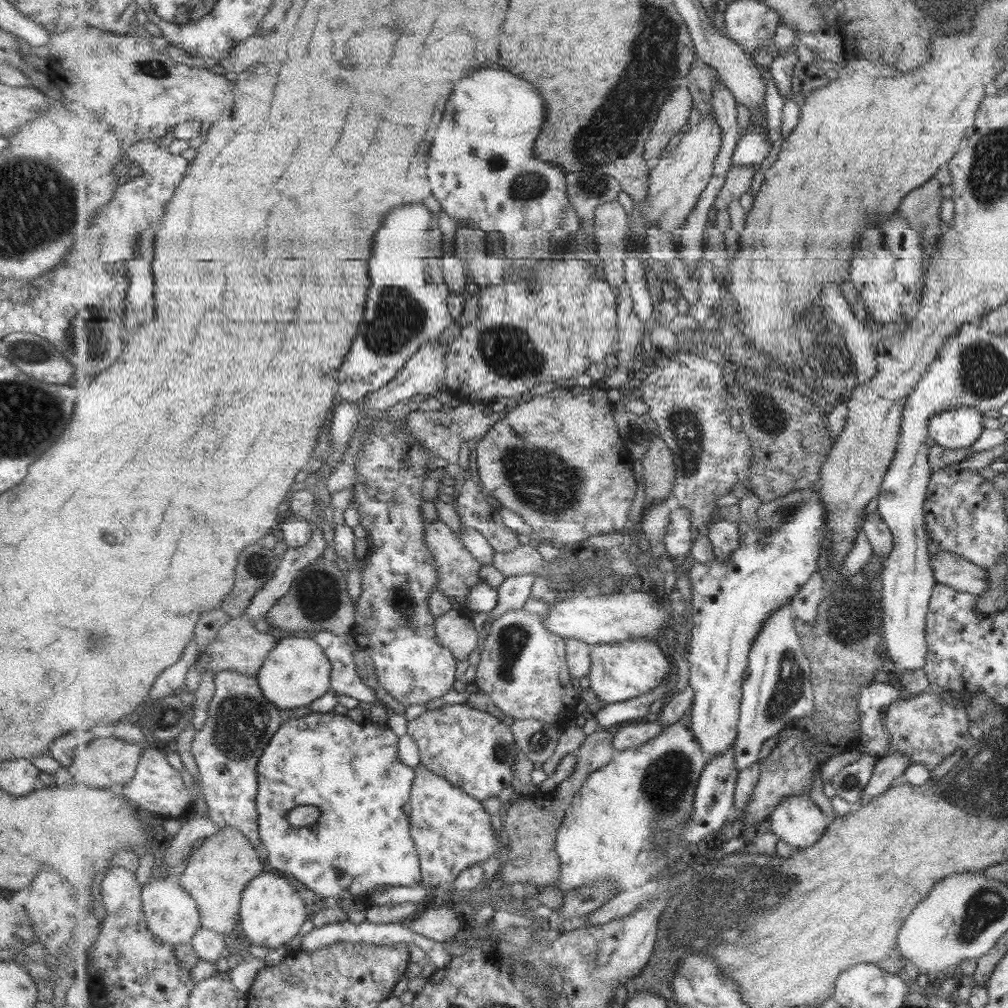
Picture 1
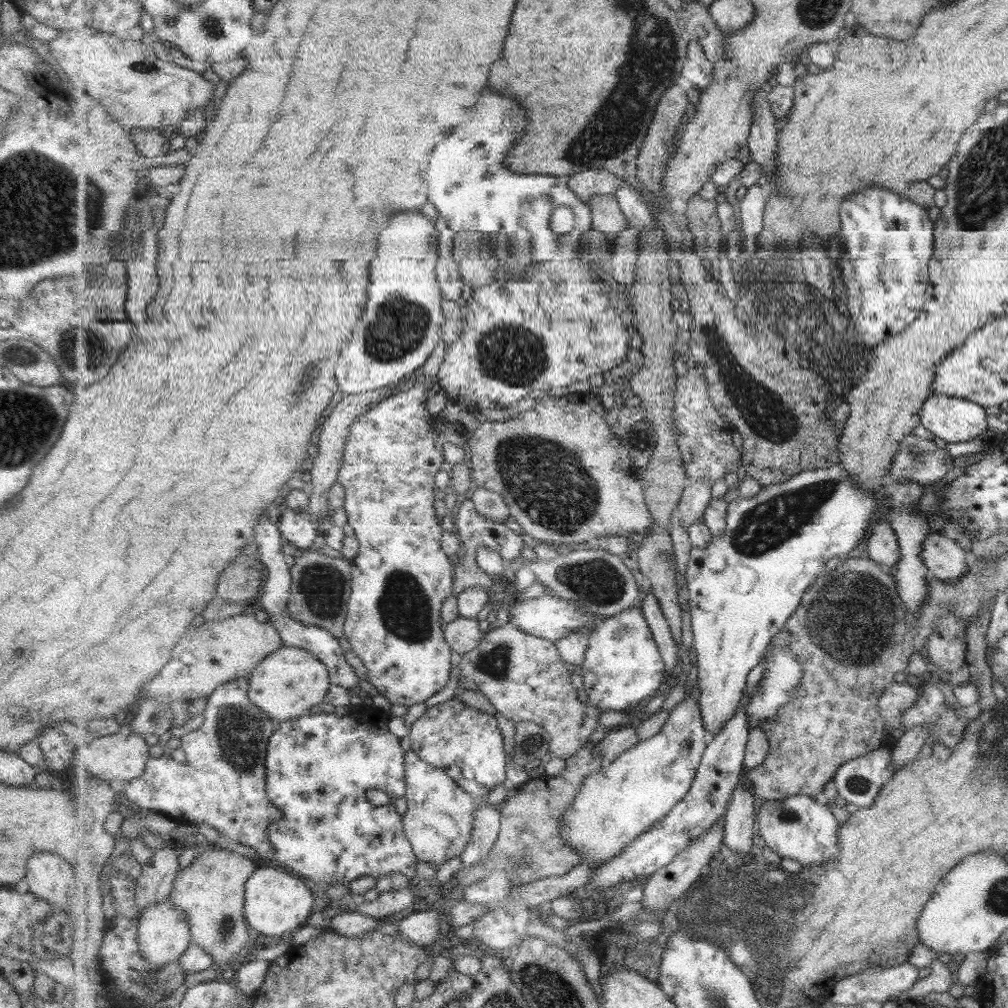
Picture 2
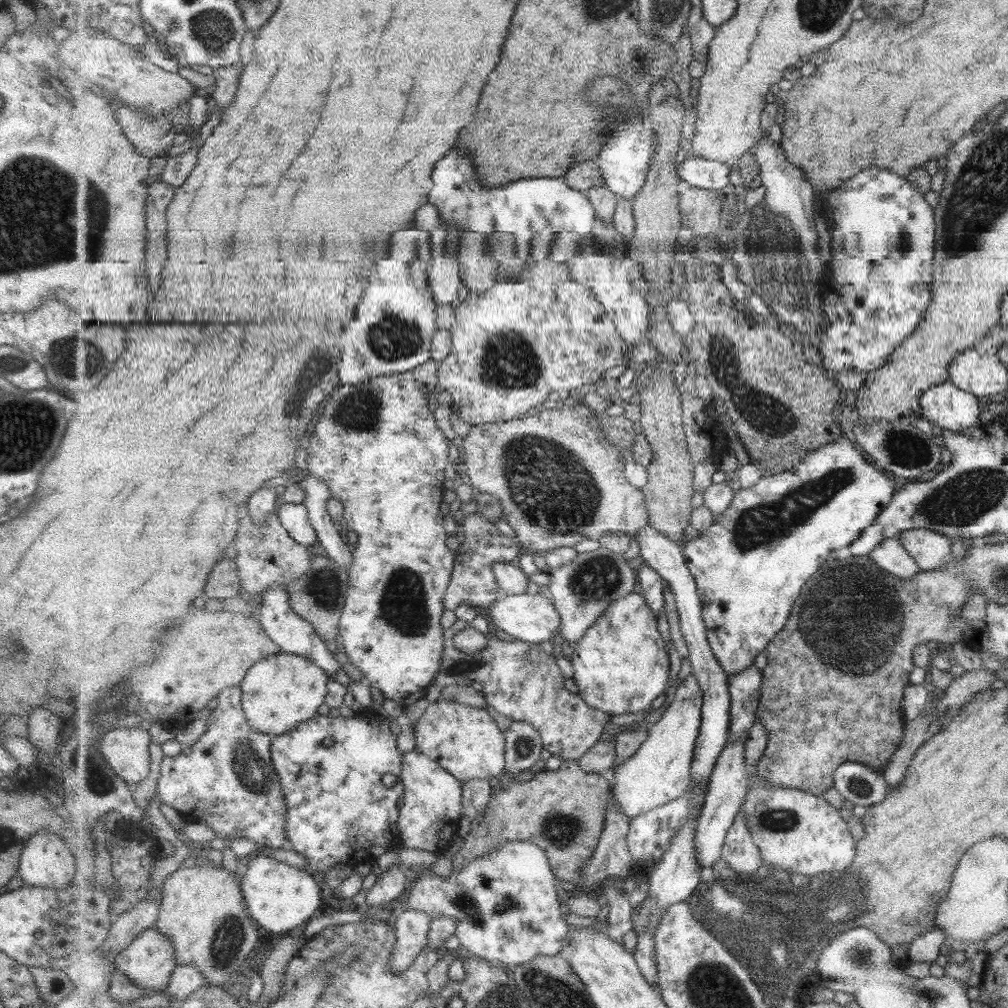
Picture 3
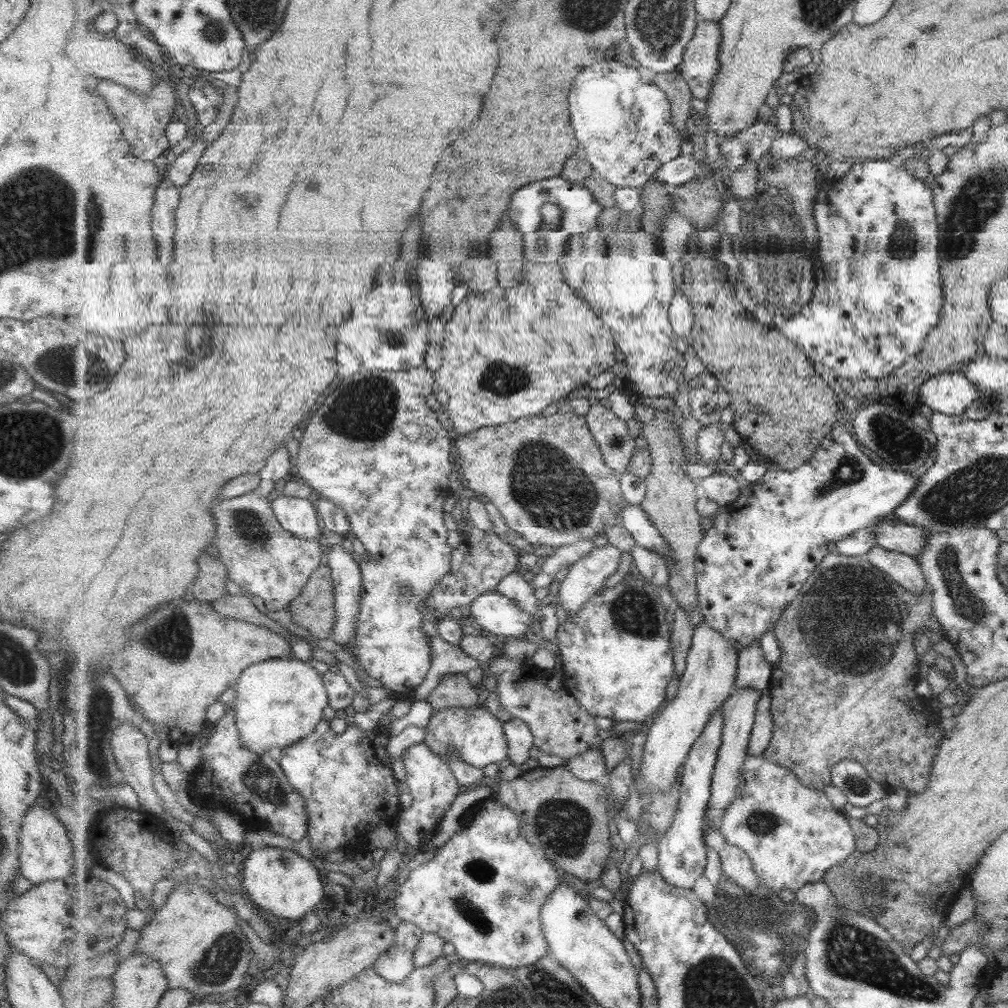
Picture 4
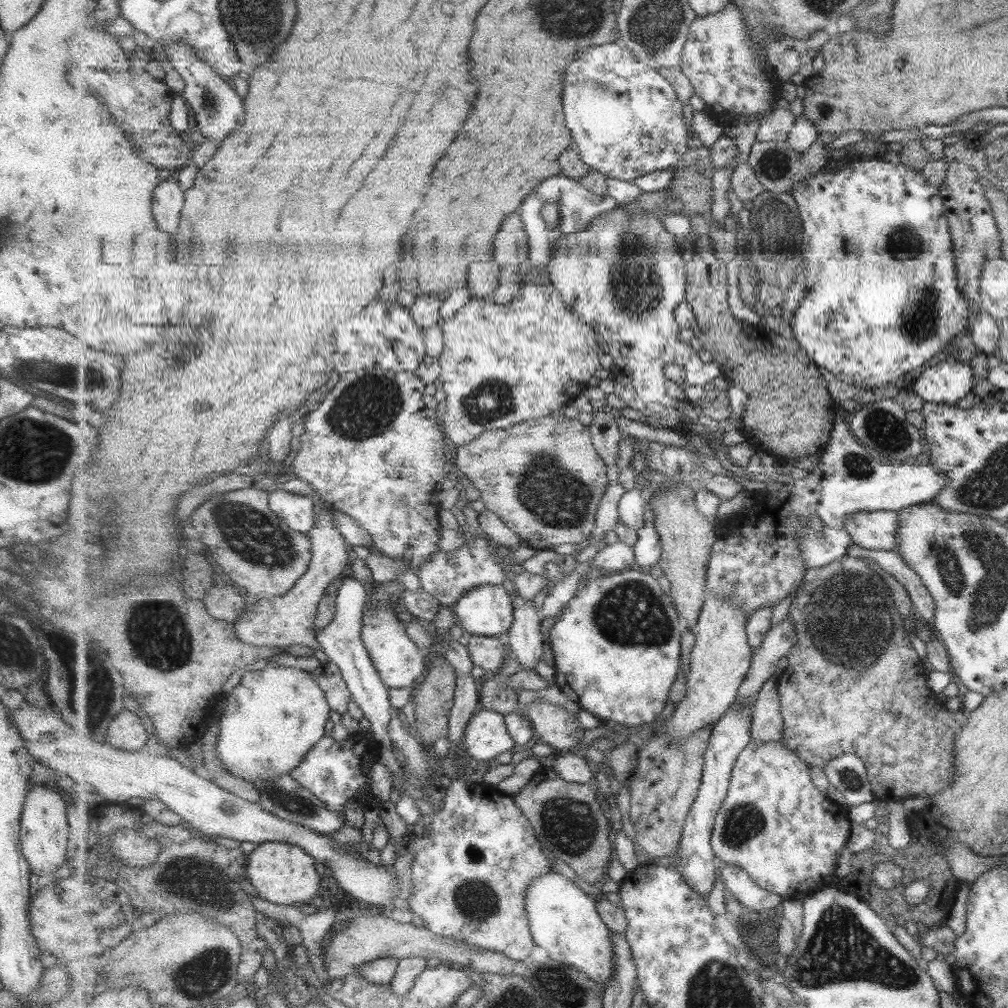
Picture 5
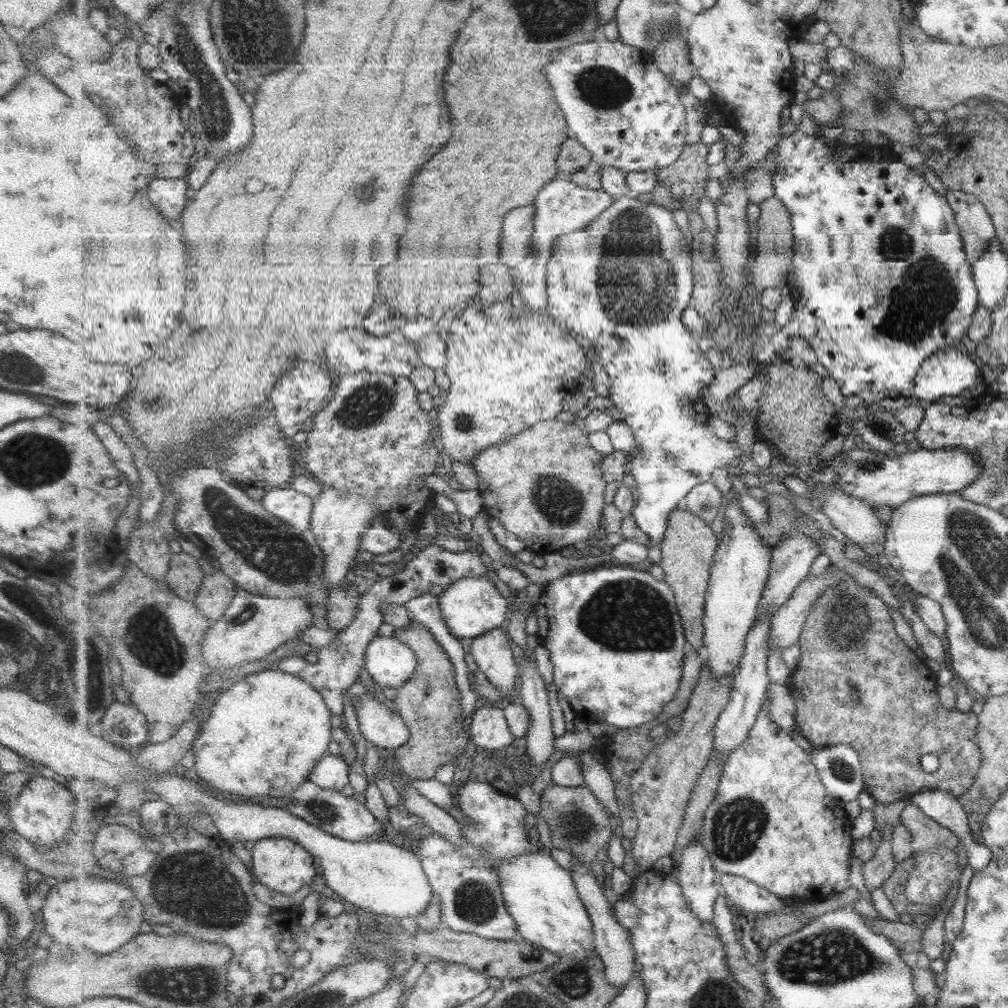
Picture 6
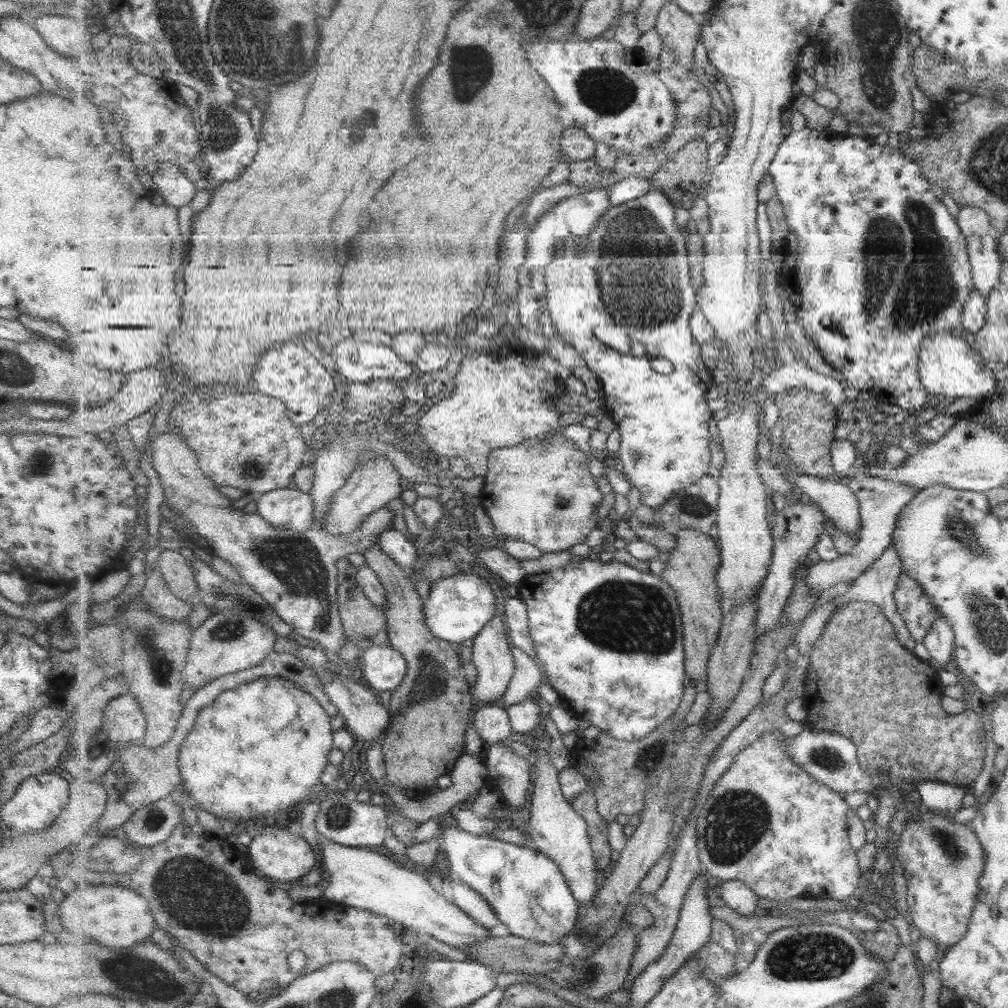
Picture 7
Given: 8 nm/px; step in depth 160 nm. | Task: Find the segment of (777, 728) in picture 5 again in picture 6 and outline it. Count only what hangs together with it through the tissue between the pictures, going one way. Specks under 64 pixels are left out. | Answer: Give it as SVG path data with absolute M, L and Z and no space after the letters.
M772 681L768 694L770 698L770 717L777 726L783 730L796 729L796 699L789 687Z

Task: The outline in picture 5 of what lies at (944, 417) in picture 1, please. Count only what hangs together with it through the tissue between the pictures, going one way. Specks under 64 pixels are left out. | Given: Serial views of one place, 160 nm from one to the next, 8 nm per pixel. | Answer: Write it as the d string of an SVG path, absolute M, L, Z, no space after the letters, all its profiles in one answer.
M945 360L925 368L913 383L912 391L922 402L955 406L957 400L971 397L973 383L972 370L968 364Z

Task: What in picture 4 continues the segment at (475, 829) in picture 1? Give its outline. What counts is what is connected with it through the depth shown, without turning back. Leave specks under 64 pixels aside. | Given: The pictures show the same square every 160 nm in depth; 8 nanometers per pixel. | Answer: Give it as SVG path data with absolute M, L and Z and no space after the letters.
M425 742L411 745L403 751L401 757L406 770L407 792L413 800L408 809L402 809L397 828L404 847L412 852L423 847L423 843L437 832L439 822L459 794L459 783L446 759L436 755Z

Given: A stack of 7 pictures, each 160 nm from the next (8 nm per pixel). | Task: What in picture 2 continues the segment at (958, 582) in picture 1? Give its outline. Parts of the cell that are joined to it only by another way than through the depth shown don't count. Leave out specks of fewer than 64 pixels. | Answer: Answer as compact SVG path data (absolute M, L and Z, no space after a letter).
M930 532L922 542L922 563L929 576L937 580L953 582L961 578L969 569L968 554L952 539L941 532Z

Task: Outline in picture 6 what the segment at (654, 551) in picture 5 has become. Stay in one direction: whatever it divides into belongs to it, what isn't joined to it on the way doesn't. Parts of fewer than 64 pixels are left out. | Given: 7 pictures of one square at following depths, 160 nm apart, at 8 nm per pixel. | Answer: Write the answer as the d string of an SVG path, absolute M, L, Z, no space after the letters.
M634 195L616 197L614 204L587 229L557 241L548 262L548 284L548 313L571 334L589 340L592 353L611 380L610 400L635 433L638 445L629 454L628 473L636 482L639 496L632 515L649 535L648 546L661 544L668 518L683 505L686 496L698 485L712 481L718 469L741 472L743 462L743 450L737 443L719 438L710 425L713 414L702 400L703 390L713 382L717 370L701 352L700 336L685 328L682 321L694 294L691 242L679 230L672 210L643 202Z

